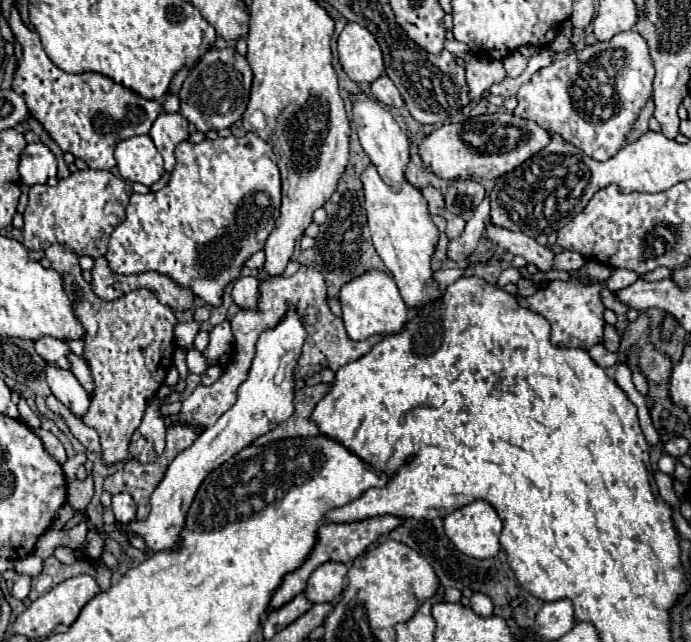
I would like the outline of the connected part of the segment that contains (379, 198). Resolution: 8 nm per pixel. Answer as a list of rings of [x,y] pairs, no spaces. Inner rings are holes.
[[[368,164],[366,170],[362,172],[362,190],[366,200],[364,206],[366,206],[368,228],[372,234],[372,244],[384,266],[394,276],[406,306],[420,308],[438,302],[442,298],[442,292],[438,290],[438,286],[434,286],[434,272],[430,268],[430,260],[436,250],[440,234],[430,218],[428,204],[422,192],[408,180],[402,182],[398,192],[390,190],[390,186],[382,182],[380,174],[372,164]]]

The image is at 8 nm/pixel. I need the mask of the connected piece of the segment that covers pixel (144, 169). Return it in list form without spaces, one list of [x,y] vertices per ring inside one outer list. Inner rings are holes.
[[[134,136],[116,144],[114,156],[120,176],[128,182],[152,186],[164,172],[162,156],[158,154],[150,136]]]

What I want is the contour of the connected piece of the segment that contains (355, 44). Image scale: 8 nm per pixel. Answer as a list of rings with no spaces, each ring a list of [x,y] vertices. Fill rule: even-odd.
[[[348,22],[338,36],[338,60],[356,84],[370,84],[384,74],[384,60],[376,38],[360,24]]]

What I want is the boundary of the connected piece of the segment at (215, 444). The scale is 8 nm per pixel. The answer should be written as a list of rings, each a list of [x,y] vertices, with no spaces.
[[[288,306],[288,312],[284,314],[282,322],[278,322],[278,326],[264,330],[258,336],[256,356],[252,360],[246,380],[238,386],[236,404],[230,410],[226,410],[214,426],[206,428],[190,448],[186,448],[174,458],[174,462],[168,466],[162,482],[158,484],[158,488],[150,498],[152,504],[150,516],[144,522],[130,522],[124,526],[124,530],[136,532],[146,540],[148,552],[162,552],[174,548],[174,544],[180,538],[186,512],[206,474],[210,474],[214,468],[230,460],[234,454],[238,454],[238,450],[252,444],[258,436],[264,436],[274,426],[290,418],[290,414],[294,412],[294,394],[296,394],[294,368],[298,364],[304,340],[306,328],[294,306]]]

